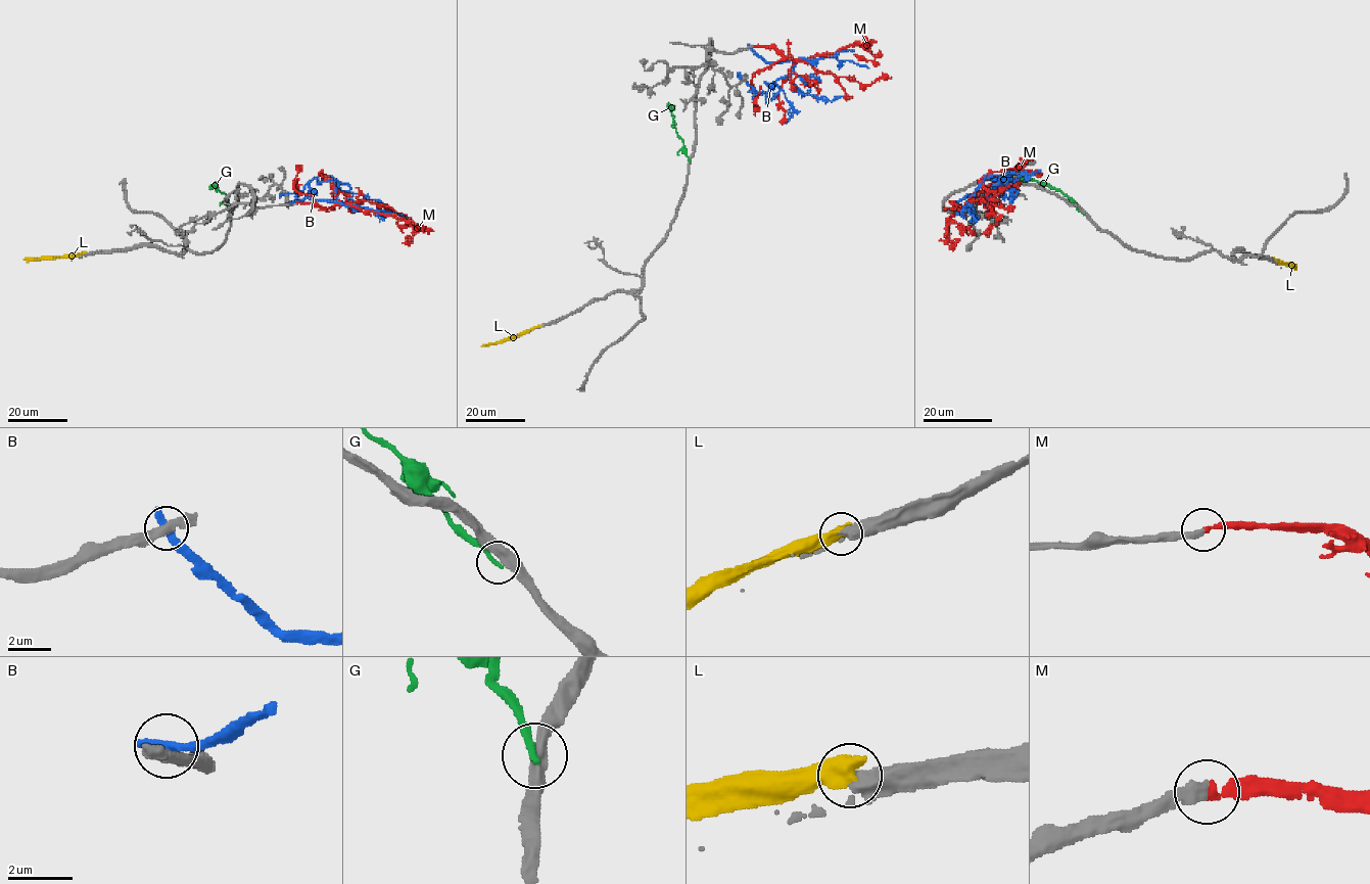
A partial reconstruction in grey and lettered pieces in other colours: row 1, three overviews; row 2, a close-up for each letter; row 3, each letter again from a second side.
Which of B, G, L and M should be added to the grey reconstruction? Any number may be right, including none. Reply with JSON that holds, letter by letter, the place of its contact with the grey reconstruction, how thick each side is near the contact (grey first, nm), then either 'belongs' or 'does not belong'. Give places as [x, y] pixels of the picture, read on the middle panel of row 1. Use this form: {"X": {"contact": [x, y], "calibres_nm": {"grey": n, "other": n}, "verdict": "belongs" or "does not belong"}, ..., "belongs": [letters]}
{"B": {"contact": [750, 47], "calibres_nm": {"grey": 360, "other": 400}, "verdict": "does not belong"}, "G": {"contact": [689, 160], "calibres_nm": {"grey": 440, "other": 200}, "verdict": "does not belong"}, "L": {"contact": [542, 325], "calibres_nm": {"grey": 600, "other": 700}, "verdict": "does not belong"}, "M": {"contact": [754, 46], "calibres_nm": {"grey": 400, "other": 280}, "verdict": "belongs"}, "belongs": ["M"]}

